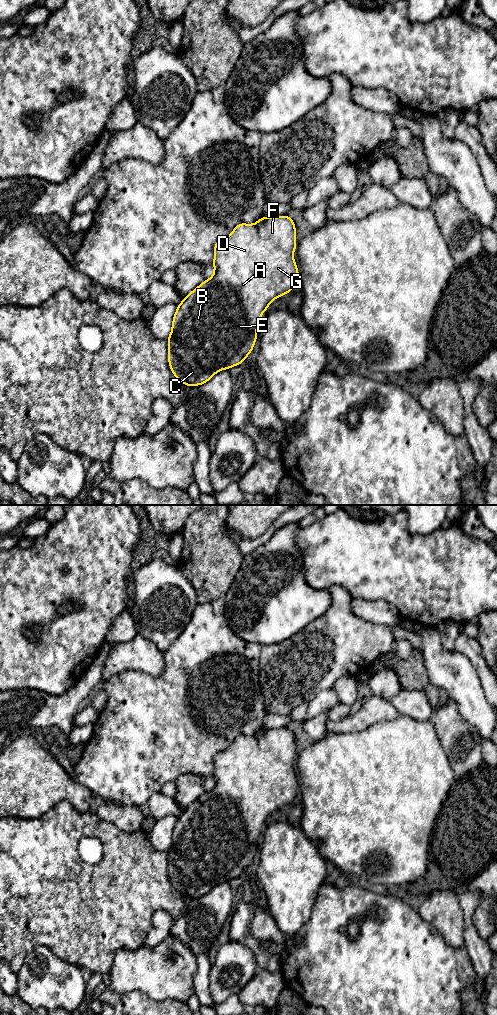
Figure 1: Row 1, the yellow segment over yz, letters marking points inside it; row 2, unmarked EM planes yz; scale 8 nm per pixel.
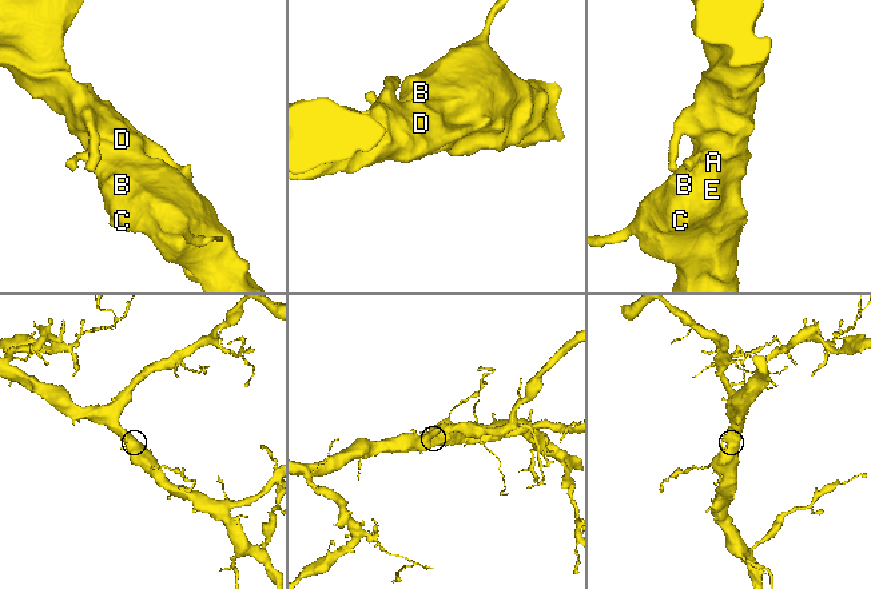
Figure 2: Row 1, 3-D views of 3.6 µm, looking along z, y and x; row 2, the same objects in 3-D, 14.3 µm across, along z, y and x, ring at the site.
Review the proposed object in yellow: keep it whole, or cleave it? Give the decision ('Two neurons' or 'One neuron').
One neuron

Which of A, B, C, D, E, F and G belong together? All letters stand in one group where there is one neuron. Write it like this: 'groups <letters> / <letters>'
groups A B C D E F G

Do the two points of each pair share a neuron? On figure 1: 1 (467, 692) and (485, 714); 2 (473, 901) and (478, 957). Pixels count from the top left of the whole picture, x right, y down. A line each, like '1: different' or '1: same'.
1: same
2: same

